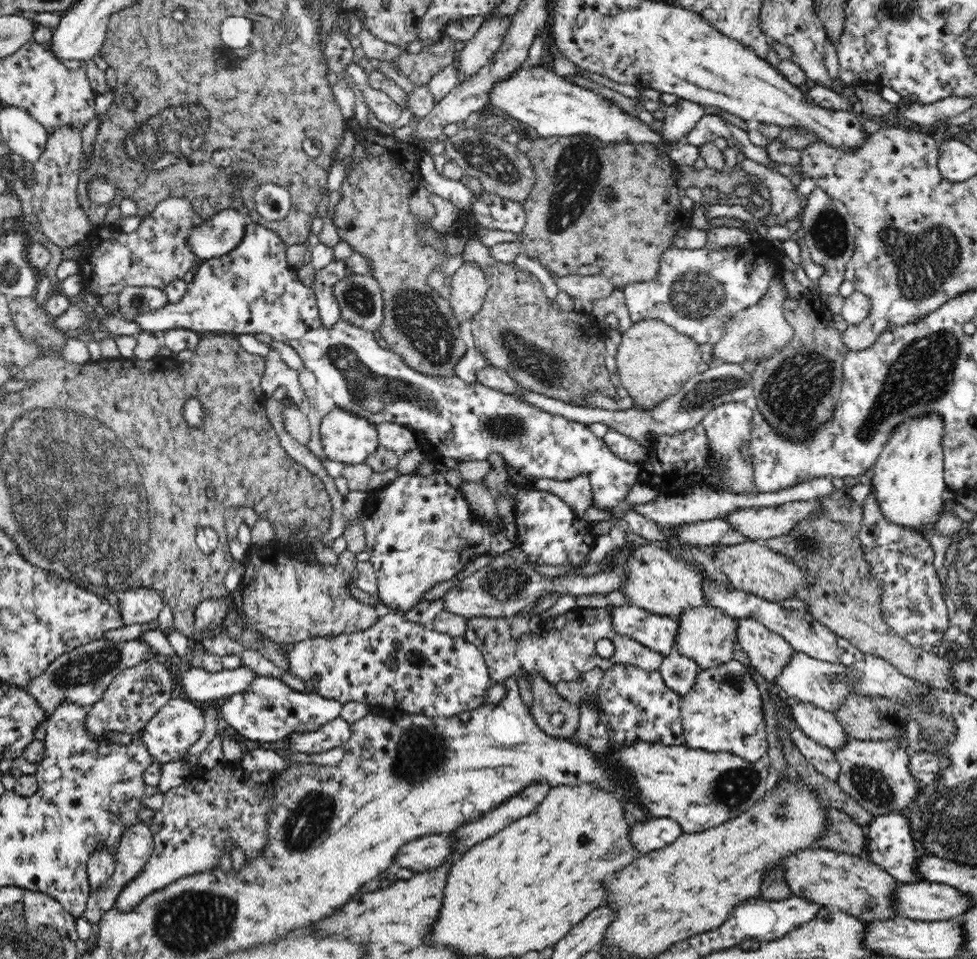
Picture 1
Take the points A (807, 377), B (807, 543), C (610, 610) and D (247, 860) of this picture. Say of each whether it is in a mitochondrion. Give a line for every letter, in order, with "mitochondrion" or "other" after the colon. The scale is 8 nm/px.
A: mitochondrion
B: mitochondrion
C: other
D: other

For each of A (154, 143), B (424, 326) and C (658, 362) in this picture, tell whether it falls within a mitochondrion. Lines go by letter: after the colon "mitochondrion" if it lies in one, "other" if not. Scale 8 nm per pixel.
A: mitochondrion
B: mitochondrion
C: other

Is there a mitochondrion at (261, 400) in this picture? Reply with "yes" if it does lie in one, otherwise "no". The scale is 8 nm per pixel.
no

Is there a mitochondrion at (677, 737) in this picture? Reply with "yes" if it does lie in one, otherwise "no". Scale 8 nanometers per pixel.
no

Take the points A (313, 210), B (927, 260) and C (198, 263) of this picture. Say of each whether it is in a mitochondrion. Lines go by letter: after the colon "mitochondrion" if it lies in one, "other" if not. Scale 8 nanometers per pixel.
A: other
B: mitochondrion
C: other

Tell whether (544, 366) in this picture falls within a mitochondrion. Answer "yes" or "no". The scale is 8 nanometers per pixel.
yes

